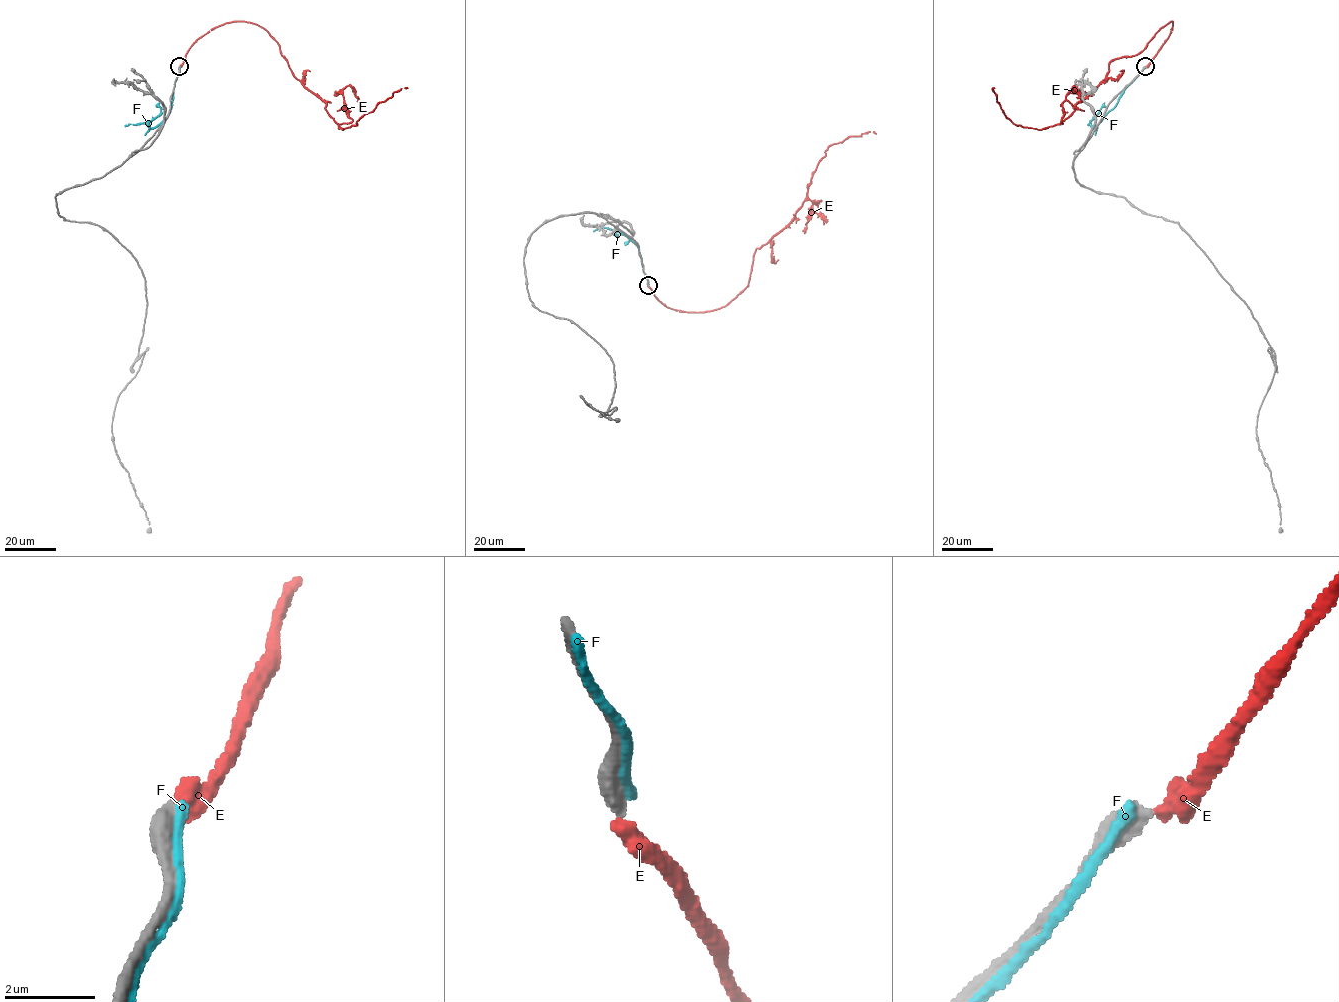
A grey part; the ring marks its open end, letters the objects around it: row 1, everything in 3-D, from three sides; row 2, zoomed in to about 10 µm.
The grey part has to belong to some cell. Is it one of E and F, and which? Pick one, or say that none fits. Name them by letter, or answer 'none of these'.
none of these

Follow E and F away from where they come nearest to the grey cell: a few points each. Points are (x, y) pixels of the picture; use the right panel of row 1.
E: (1146, 67), (1173, 21), (1137, 54), (1110, 62), (1105, 78), (1060, 123), (1016, 126), (994, 87)
F: (1141, 71), (1117, 104), (1093, 128), (1091, 121), (1104, 103)

